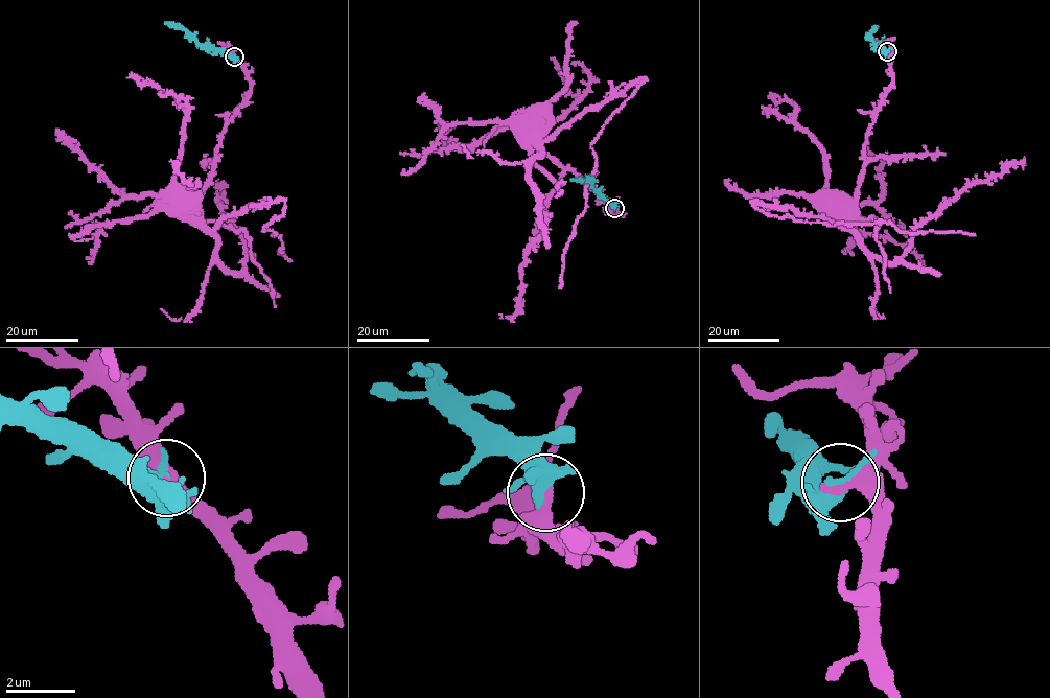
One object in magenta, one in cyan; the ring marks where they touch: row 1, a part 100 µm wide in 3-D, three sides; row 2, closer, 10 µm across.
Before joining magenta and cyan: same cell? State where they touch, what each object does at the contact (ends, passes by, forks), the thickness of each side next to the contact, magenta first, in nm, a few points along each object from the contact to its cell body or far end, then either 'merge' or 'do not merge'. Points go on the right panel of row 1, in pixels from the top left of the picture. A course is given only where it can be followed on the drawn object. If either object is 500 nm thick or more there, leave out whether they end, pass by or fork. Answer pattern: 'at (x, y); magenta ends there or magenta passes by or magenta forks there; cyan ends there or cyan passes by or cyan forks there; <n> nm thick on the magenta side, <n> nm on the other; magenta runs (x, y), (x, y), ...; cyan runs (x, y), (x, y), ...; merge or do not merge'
at (887, 51); magenta ends there; cyan forks there; 400 nm thick on the magenta side, 340 nm on the other; magenta runs (887, 51), (891, 55), (892, 85), (868, 131), (863, 172), (854, 202), (826, 193), (825, 201); cyan runs (887, 51), (877, 44), (870, 35), (876, 26); do not merge

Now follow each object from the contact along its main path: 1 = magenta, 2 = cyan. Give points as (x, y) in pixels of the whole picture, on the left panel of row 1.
1: (235, 57), (250, 82), (251, 94), (227, 123), (209, 183), (195, 201), (185, 189), (179, 194)
2: (234, 57), (202, 45), (182, 29), (164, 22)

